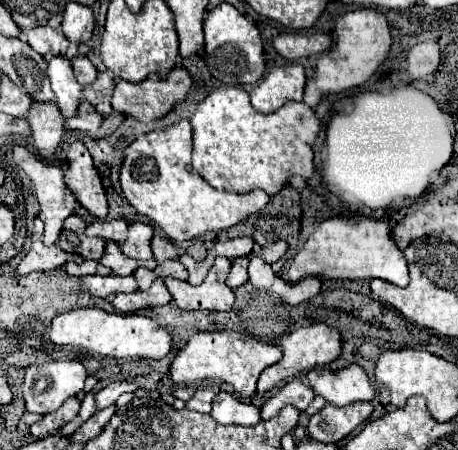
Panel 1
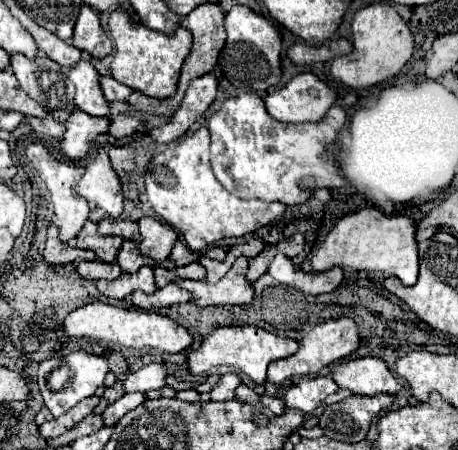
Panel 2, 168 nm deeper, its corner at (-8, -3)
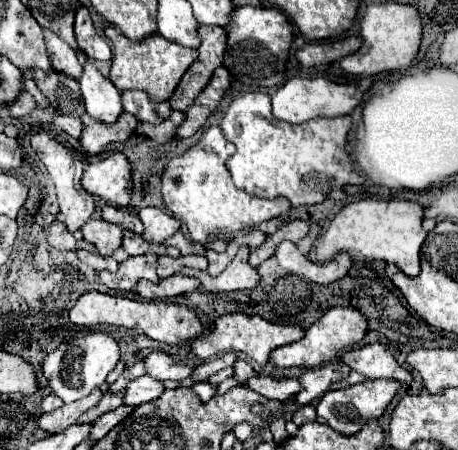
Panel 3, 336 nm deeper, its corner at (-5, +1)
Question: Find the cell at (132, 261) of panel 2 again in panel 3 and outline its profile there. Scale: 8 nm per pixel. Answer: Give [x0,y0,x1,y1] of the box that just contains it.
[123,230,181,256]

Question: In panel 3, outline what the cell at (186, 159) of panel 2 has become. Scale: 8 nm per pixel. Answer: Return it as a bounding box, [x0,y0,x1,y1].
[163,126,291,242]

